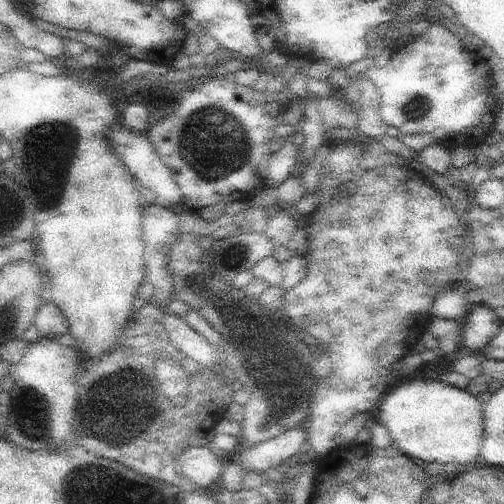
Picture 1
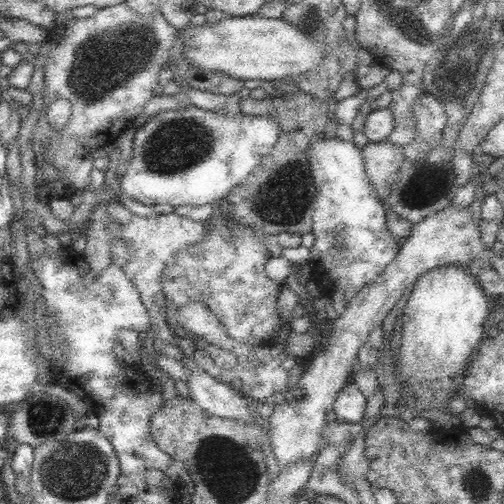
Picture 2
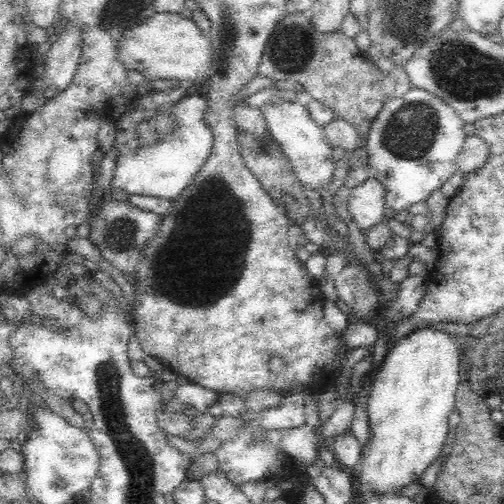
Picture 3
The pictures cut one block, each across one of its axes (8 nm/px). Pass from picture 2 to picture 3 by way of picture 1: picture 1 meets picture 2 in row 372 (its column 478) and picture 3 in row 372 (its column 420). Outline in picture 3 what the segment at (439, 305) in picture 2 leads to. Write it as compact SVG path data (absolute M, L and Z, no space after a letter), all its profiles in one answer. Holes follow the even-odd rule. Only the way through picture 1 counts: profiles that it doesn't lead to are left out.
M426 328L416 330L410 336L402 338L384 358L380 370L374 374L372 390L366 402L366 414L370 424L370 440L366 446L362 446L356 436L346 430L344 434L336 436L330 442L330 448L334 452L334 458L344 464L348 470L346 474L360 478L360 492L364 494L368 488L376 496L388 496L402 492L402 488L410 486L414 480L420 480L420 476L430 468L434 460L438 460L446 434L448 434L448 416L456 408L456 392L462 384L462 340L458 336L452 336L442 330Z

